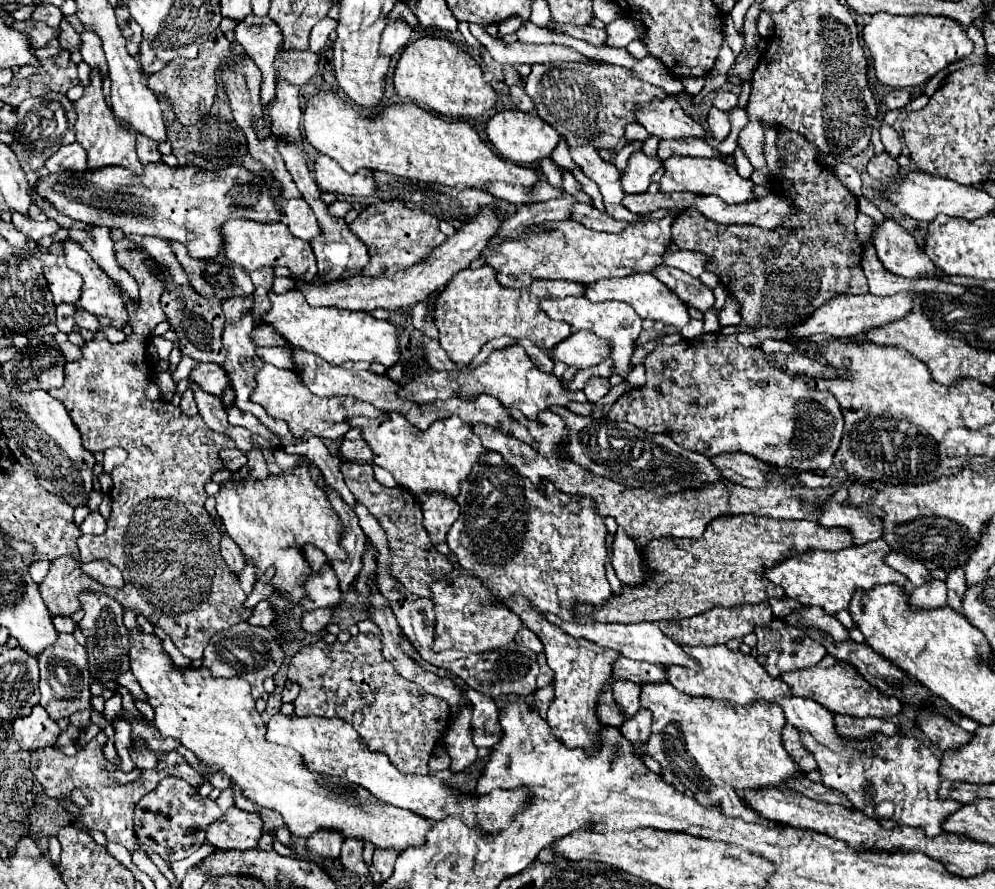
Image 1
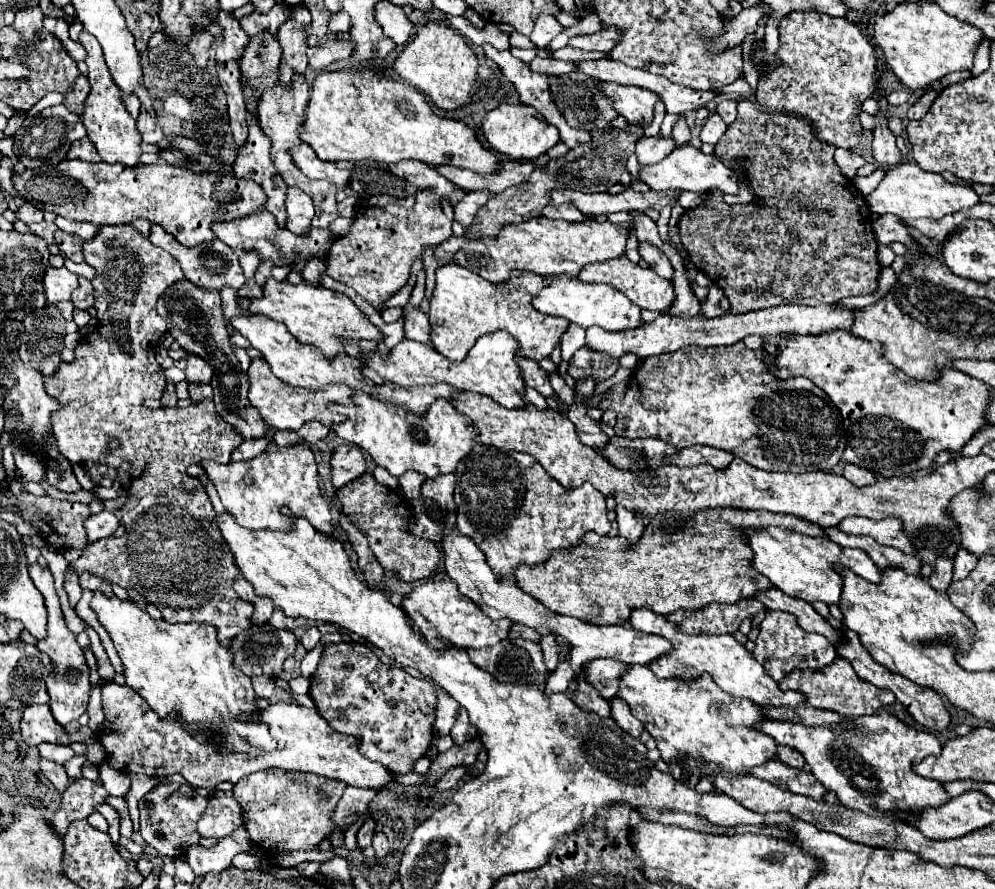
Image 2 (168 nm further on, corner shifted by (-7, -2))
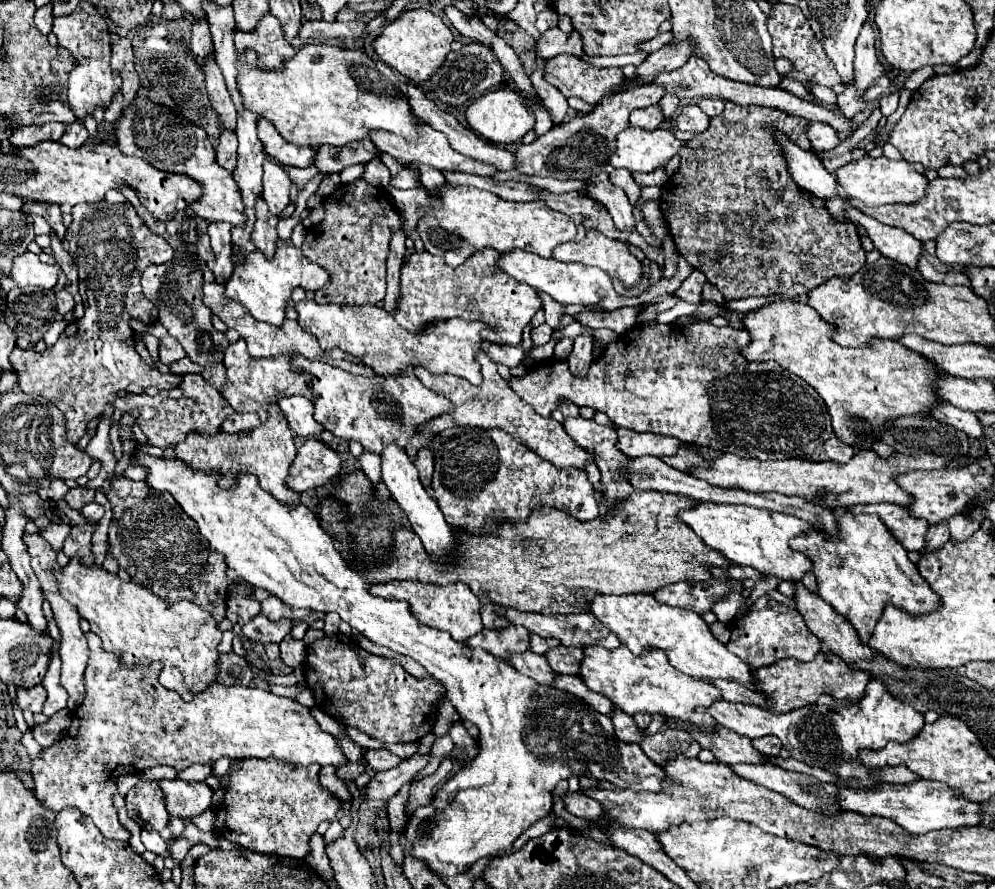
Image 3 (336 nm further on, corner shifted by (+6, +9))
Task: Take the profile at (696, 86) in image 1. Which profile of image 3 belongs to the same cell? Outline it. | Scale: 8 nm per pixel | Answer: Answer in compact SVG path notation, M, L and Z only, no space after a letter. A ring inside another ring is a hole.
M784 77L778 84L777 88L788 91L798 96L799 98L808 100L809 102L816 102L817 104L821 103L820 100L818 100L813 94L810 93L806 86L797 80Z

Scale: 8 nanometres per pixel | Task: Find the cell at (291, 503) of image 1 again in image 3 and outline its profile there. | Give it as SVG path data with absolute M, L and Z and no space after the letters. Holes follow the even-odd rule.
M270 404L268 408L268 420L254 428L252 432L238 432L238 434L216 434L212 438L202 436L202 434L188 434L184 442L180 442L176 448L176 458L182 462L194 466L194 470L206 470L206 472L218 472L220 486L232 486L236 482L238 474L256 474L260 480L260 486L266 490L274 490L274 498L298 506L300 504L300 492L294 492L292 488L286 486L286 478L290 476L290 466L292 460L296 458L296 444L294 444L294 434L288 426L288 420L284 412L276 406Z

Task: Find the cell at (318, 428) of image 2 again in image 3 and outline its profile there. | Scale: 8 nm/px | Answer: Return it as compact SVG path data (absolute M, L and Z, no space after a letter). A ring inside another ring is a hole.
M288 396L288 398L282 398L278 402L278 406L286 414L288 424L296 432L296 436L308 438L308 436L316 436L316 434L320 434L324 430L314 420L314 404L312 404L312 400L304 398L304 396Z

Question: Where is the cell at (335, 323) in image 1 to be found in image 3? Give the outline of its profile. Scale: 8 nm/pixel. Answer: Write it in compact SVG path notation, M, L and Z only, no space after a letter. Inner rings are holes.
M278 240L278 250L272 260L266 260L264 254L256 250L252 254L246 254L246 262L242 266L234 266L234 272L226 282L226 296L230 296L230 300L238 300L240 304L244 304L256 320L282 326L290 296L296 288L302 288L304 292L316 292L328 282L330 274L324 268L312 264L292 242Z

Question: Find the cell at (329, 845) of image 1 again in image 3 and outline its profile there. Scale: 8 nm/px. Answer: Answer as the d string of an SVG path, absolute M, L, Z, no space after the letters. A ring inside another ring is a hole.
M346 764L346 766L340 766L336 770L336 776L342 780L342 782L350 782L350 780L356 780L356 776L360 776L364 772L364 766L362 764Z

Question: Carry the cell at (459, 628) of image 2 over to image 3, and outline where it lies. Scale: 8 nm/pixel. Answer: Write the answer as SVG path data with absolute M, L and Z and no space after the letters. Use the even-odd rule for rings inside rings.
M390 580L382 584L372 584L370 592L382 598L394 598L394 600L406 600L412 606L412 614L426 626L438 628L448 632L454 640L468 640L476 632L482 632L482 618L480 618L480 600L472 594L472 590L466 584L450 584L450 586L436 586L436 584L422 584L412 580Z

